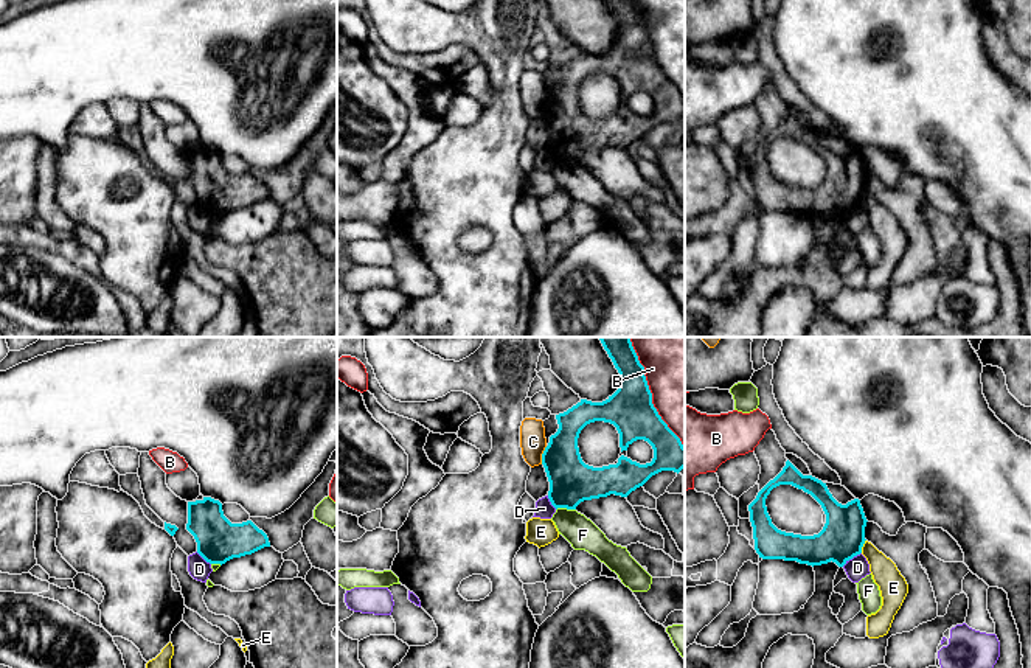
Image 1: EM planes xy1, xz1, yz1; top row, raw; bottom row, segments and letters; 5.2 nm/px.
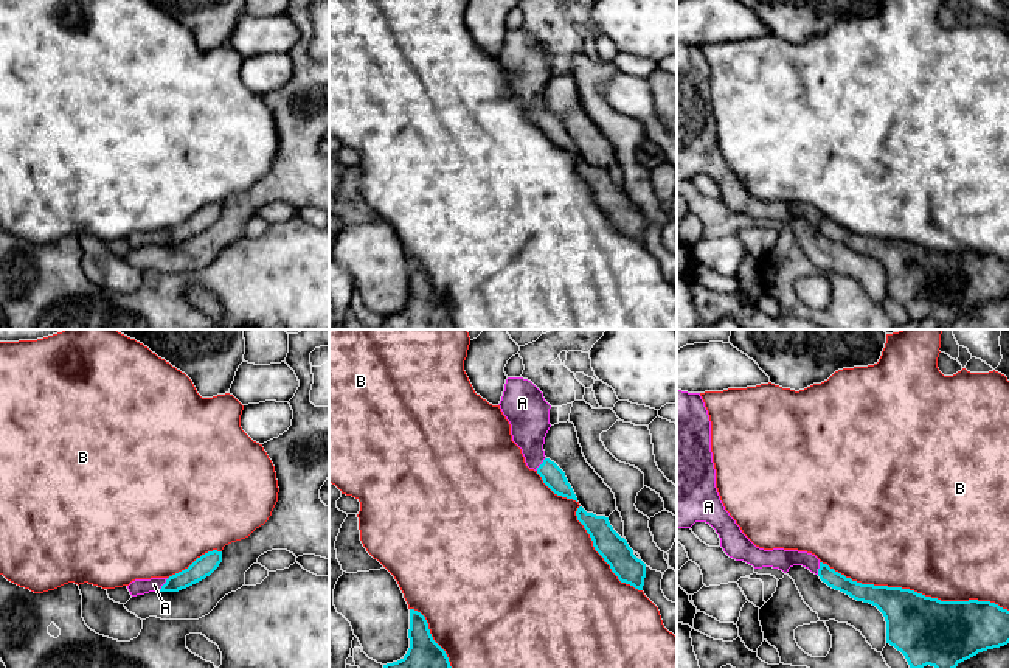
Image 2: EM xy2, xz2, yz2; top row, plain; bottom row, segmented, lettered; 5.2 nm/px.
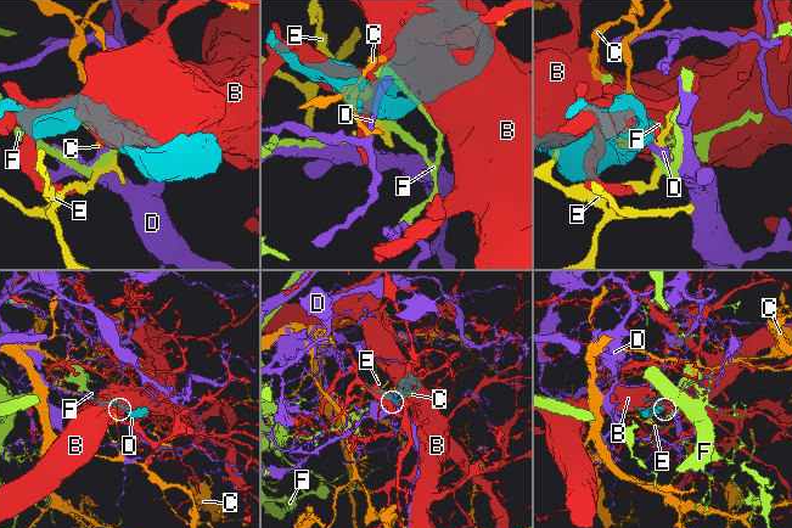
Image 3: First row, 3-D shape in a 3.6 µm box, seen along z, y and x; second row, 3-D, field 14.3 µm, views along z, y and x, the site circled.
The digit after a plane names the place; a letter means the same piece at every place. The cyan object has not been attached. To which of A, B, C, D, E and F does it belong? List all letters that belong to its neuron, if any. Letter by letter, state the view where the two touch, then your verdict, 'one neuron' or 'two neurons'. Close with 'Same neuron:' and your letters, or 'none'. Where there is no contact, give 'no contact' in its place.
A: xy2 | one neuron
B: yz2 | two neurons
C: xz1 | two neurons
D: yz1 | two neurons
E: yz1 | two neurons
F: xz1 | two neurons
Same neuron: A

